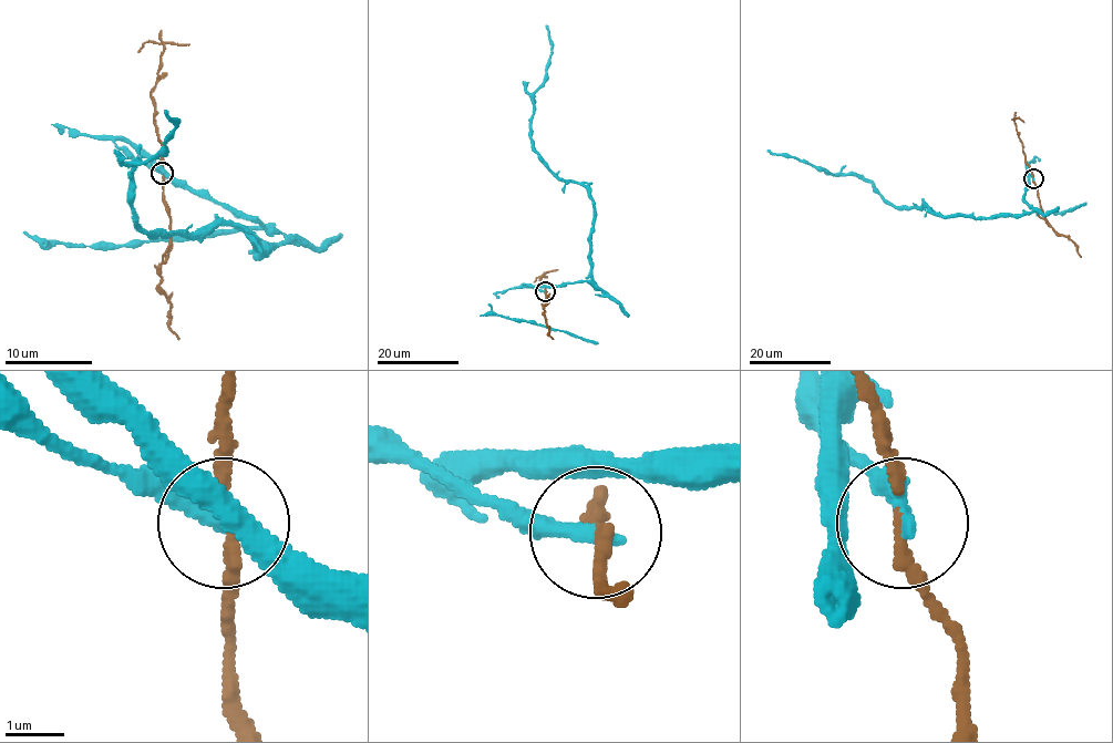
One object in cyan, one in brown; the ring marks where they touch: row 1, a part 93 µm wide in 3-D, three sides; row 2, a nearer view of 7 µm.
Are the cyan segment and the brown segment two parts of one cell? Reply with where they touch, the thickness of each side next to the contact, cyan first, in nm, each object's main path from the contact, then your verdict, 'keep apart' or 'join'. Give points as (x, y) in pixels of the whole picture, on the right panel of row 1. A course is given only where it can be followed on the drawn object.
(1033, 178) | 360/180 nm | cyan via (1033, 179), (1021, 215), (943, 216), (766, 151) | brown via (1033, 179), (1048, 224), (1069, 237), (1081, 257) | keep apart

